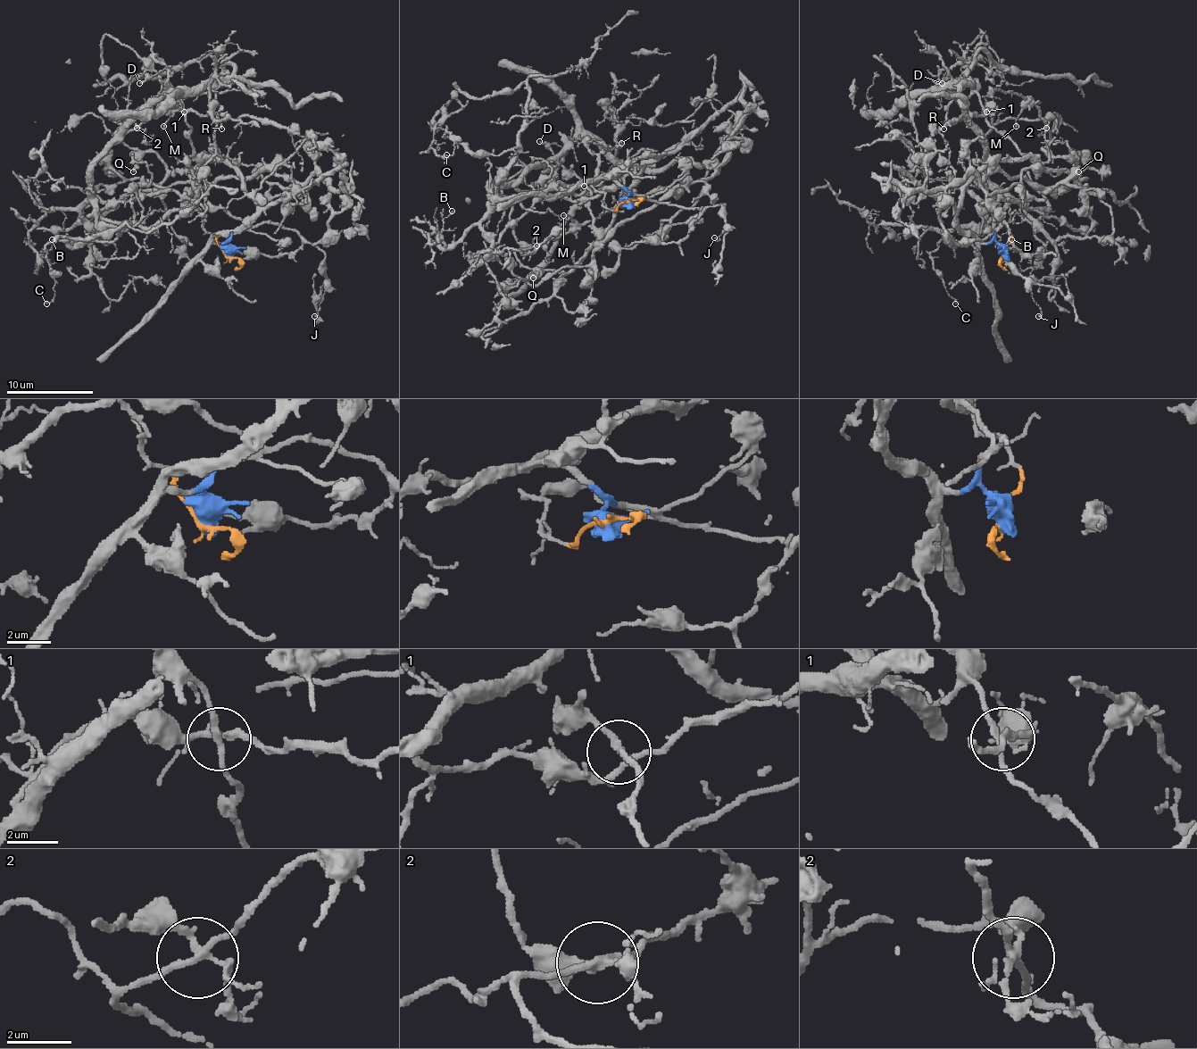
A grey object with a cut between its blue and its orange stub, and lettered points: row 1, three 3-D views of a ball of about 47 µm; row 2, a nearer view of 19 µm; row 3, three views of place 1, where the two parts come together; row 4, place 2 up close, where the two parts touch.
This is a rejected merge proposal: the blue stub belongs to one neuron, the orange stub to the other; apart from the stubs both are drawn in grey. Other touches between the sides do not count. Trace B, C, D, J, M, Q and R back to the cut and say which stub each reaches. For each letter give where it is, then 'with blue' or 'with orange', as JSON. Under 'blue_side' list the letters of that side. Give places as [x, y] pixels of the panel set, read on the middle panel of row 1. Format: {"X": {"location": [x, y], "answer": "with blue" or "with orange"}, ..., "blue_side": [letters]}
{"B": {"location": [452, 211], "answer": "with orange"}, "C": {"location": [446, 154], "answer": "with orange"}, "D": {"location": [539, 141], "answer": "with blue"}, "J": {"location": [714, 237], "answer": "with blue"}, "M": {"location": [563, 215], "answer": "with blue"}, "Q": {"location": [533, 278], "answer": "with blue"}, "R": {"location": [621, 143], "answer": "with orange"}, "blue_side": ["D", "J", "M", "Q"]}

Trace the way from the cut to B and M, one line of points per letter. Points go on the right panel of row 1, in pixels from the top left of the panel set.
B: (1003, 256), (1012, 235), (984, 206), (988, 226), (1012, 203), (1046, 211), (1034, 230), (1038, 254), (1012, 239)
M: (1003, 256), (958, 226), (960, 198), (979, 172), (1031, 159), (1072, 170), (1034, 101), (1016, 127)

